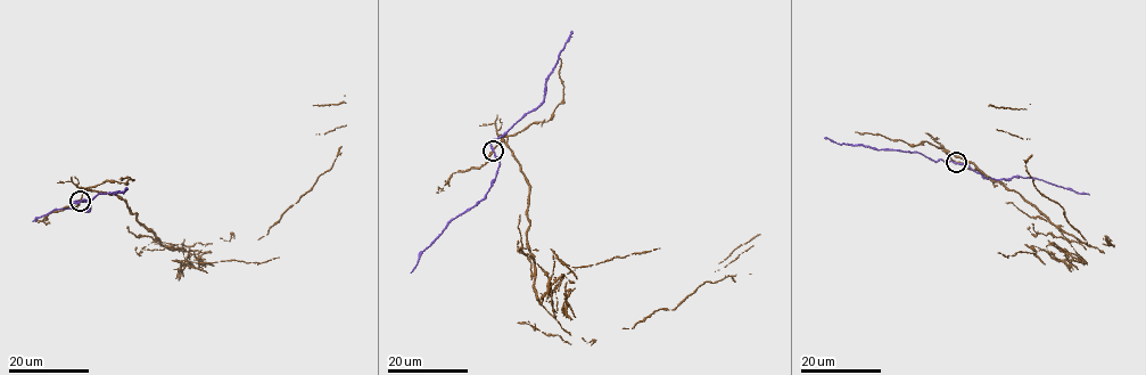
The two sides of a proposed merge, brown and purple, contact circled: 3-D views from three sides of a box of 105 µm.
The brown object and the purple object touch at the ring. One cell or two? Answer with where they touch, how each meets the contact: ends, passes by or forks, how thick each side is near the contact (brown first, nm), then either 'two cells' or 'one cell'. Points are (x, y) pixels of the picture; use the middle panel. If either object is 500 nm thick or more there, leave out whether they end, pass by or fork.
(493, 151) | brown passes by | purple passes by | 320/280 nm | two cells

